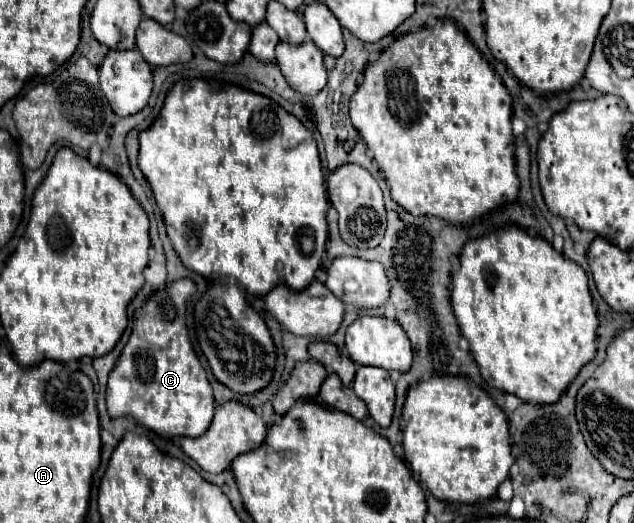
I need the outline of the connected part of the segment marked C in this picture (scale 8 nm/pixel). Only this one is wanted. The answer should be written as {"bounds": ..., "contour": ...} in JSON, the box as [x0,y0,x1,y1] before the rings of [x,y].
{"bounds":[107,279,215,437],"contour":[[[177,279],[167,283],[165,289],[155,291],[141,309],[133,315],[133,333],[109,377],[107,387],[107,411],[111,417],[133,415],[141,425],[153,429],[161,437],[201,437],[211,425],[215,413],[213,389],[207,379],[205,369],[201,367],[199,357],[193,351],[189,341],[189,329],[185,319],[187,301],[197,293],[197,287],[191,279]]]}

